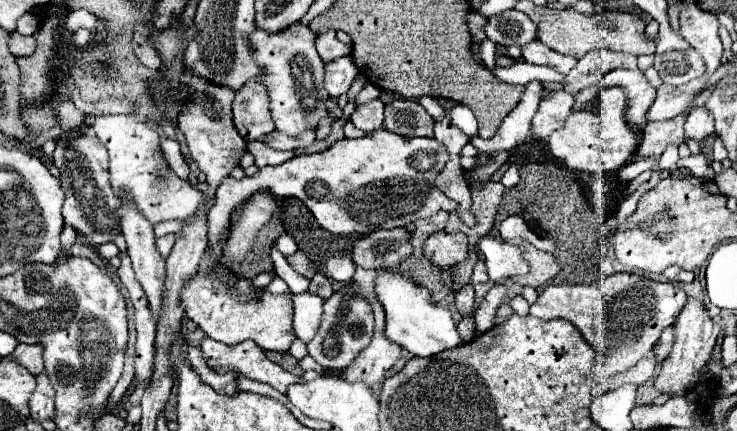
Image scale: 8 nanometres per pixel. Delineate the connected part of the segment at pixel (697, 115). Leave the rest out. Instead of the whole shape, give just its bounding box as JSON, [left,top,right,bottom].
[684,107,714,141]

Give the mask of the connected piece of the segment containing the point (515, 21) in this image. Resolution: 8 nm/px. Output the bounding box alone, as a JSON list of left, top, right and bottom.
[486,9,536,47]

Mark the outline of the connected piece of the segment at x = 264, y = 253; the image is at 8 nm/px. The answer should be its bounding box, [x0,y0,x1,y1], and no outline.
[220,193,284,277]

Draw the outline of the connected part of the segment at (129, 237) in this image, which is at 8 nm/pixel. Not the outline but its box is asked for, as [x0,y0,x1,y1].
[120,201,166,323]

